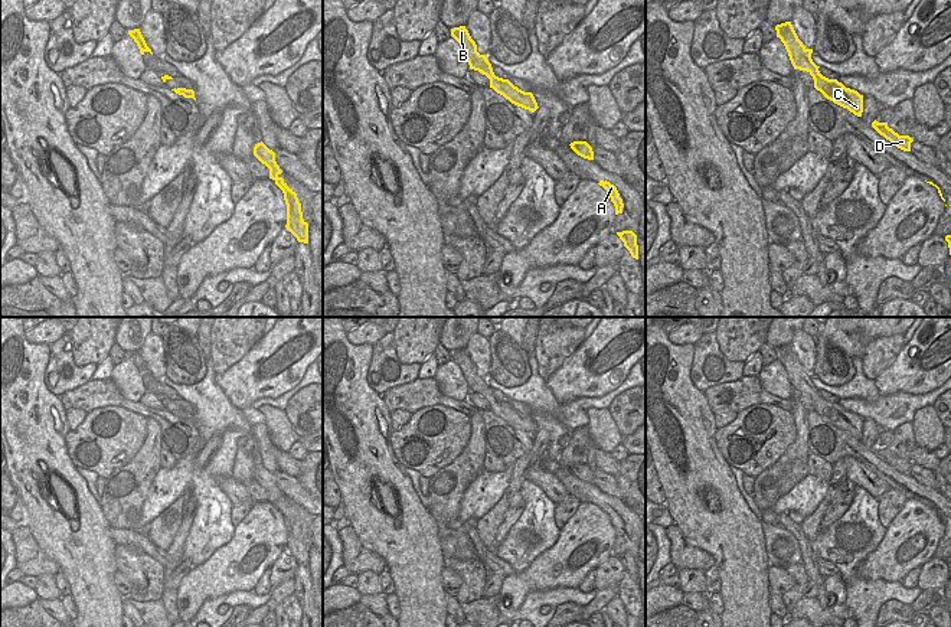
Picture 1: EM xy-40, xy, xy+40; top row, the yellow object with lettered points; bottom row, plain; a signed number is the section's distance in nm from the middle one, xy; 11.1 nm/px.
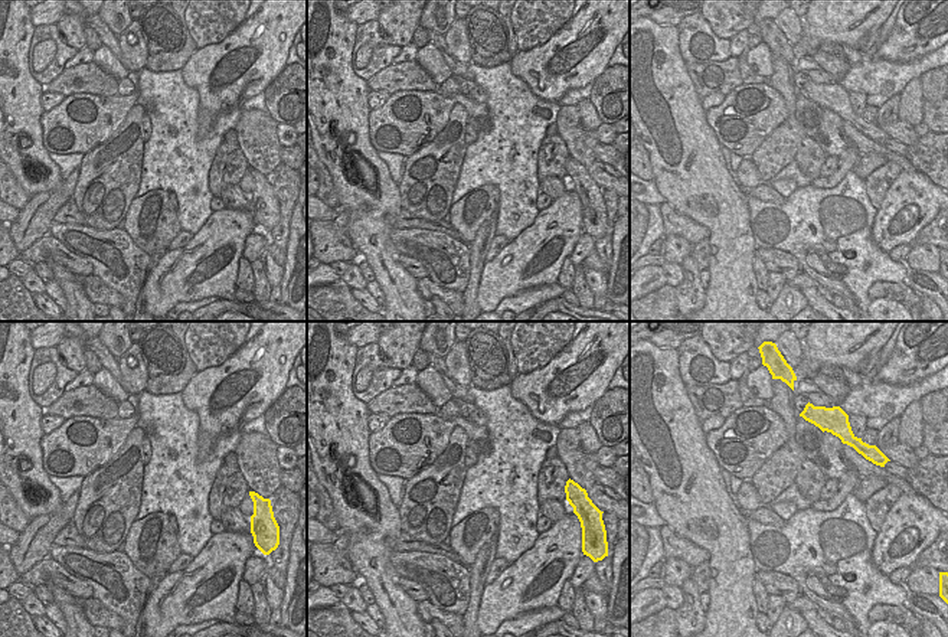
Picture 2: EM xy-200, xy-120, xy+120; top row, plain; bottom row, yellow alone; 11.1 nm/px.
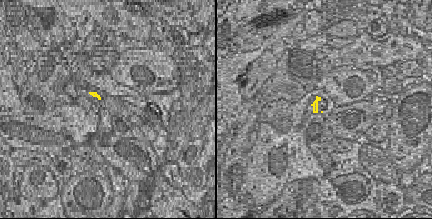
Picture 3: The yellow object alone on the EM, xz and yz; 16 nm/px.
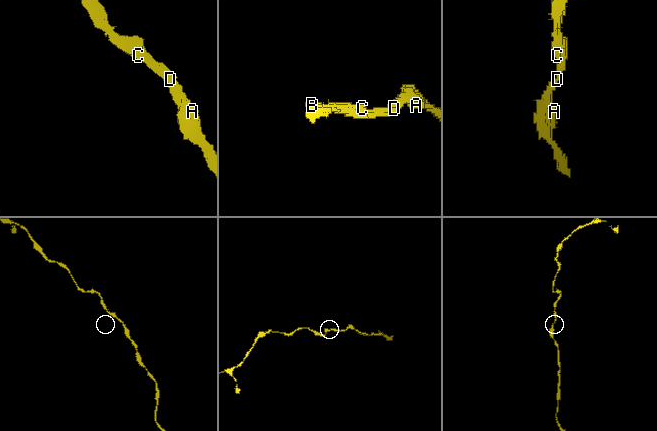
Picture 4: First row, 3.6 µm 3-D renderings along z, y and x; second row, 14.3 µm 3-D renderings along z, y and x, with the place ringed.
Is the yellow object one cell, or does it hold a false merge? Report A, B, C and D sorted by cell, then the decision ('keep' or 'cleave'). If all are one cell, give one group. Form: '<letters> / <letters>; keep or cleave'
A B C D; keep

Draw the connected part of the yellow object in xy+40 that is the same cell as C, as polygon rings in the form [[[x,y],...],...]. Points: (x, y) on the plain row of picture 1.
[[[791,344],[775,349],[777,360],[784,366],[794,392],[807,393],[814,402],[814,411],[820,414],[827,422],[847,431],[857,440],[863,435],[863,418],[857,414],[846,411],[837,402],[823,399],[813,382],[813,372],[807,372],[798,362]]]

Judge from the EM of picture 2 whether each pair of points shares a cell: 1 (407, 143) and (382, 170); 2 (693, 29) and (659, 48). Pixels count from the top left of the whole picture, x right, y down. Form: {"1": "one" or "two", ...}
{"1": "two", "2": "two"}

